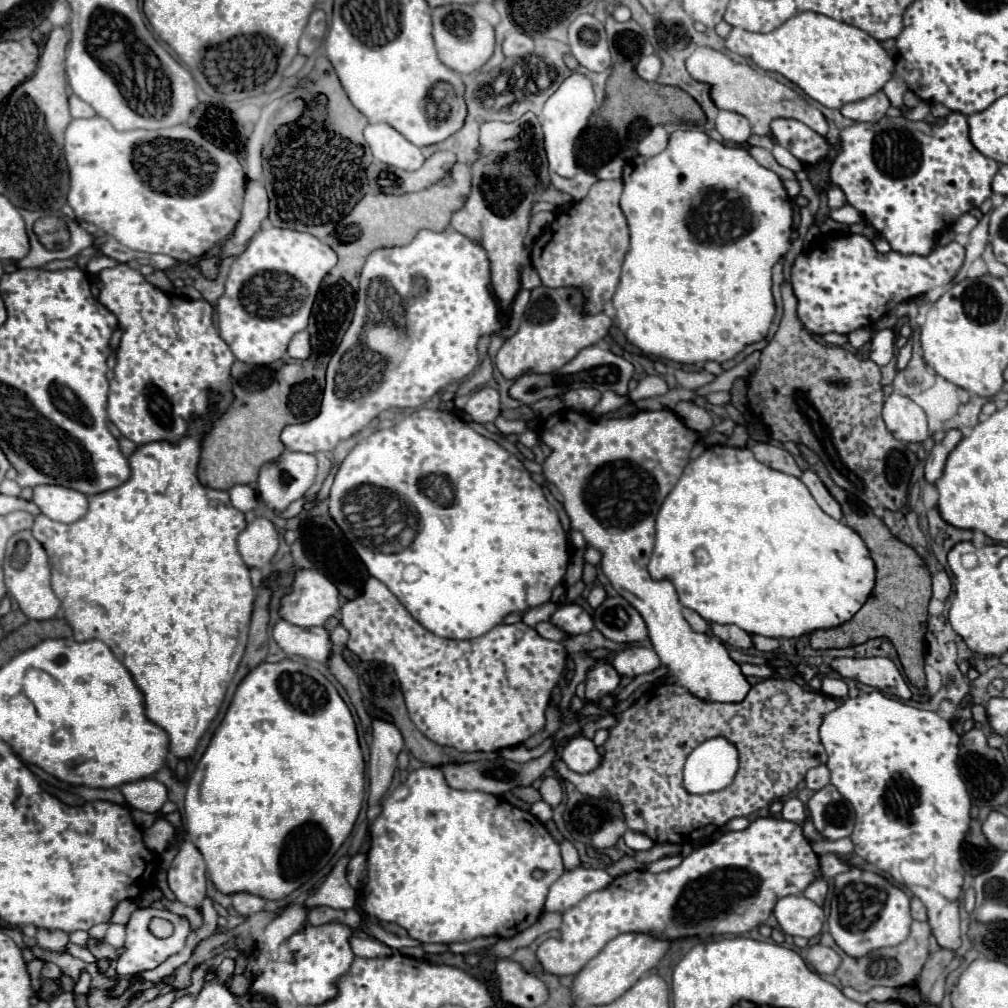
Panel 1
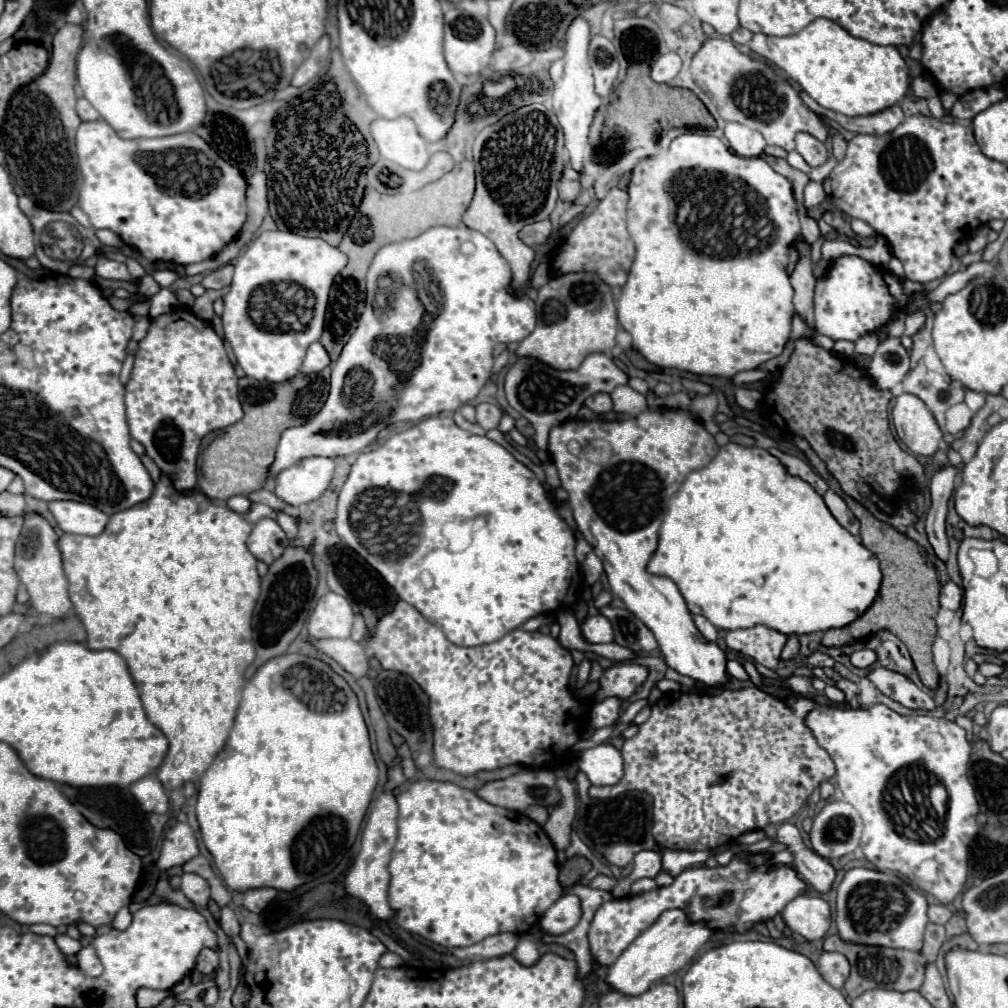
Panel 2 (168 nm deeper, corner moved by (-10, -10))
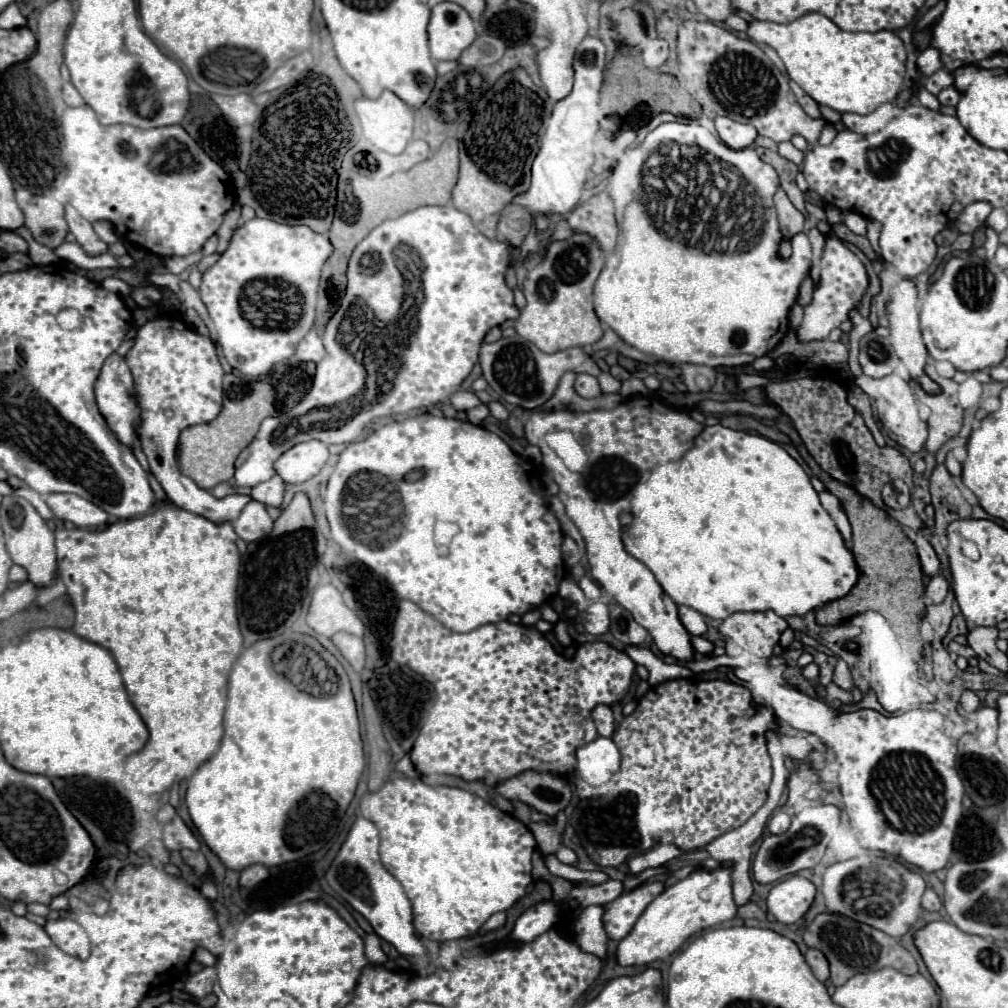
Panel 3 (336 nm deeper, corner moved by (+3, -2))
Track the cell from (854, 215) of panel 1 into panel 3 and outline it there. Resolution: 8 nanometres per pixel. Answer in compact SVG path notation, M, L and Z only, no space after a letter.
M847 214L843 222L847 224L847 228L849 228L851 232L855 232L855 234L865 234L865 224L867 224L867 220L865 220L863 216L859 216L859 214Z

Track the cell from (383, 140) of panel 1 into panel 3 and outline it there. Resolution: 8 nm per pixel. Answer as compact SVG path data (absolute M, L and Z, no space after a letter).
M383 92L377 100L369 100L369 98L361 98L355 102L355 114L361 122L363 128L363 136L367 140L371 140L379 150L387 152L387 154L401 154L407 144L413 138L413 118L415 112L403 102L399 100L393 92Z

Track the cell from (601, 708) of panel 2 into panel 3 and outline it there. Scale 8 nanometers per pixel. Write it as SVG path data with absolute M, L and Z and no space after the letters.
M599 704L591 710L591 718L595 722L595 728L599 736L611 736L613 734L613 712L609 706Z

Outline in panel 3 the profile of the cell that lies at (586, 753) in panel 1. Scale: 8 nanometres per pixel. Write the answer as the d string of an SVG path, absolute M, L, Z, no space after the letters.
M611 738L597 740L577 748L577 774L591 786L605 784L619 770L619 750Z

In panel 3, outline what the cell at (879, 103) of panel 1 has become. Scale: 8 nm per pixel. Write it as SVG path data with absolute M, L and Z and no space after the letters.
M883 104L877 110L873 110L871 114L843 114L843 124L857 132L857 134L873 134L877 130L881 130L889 120L893 120L893 106L891 104Z

